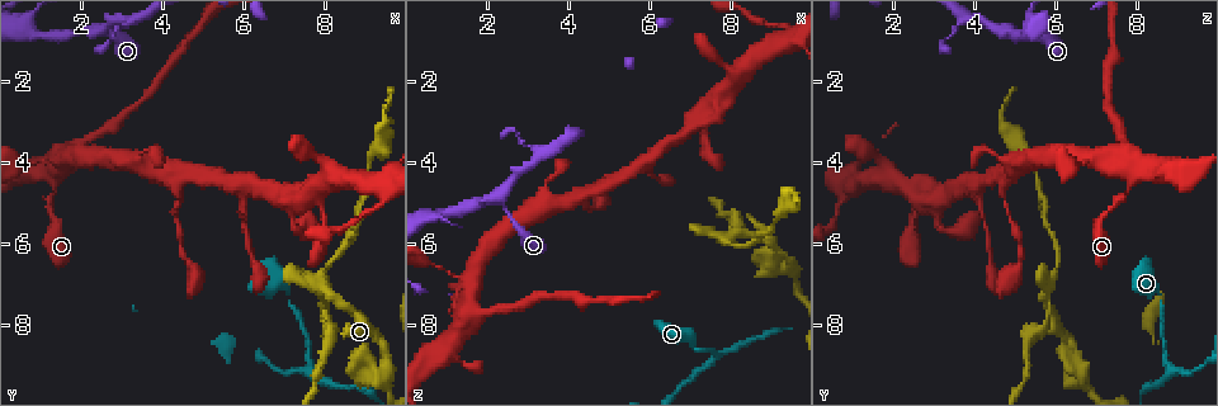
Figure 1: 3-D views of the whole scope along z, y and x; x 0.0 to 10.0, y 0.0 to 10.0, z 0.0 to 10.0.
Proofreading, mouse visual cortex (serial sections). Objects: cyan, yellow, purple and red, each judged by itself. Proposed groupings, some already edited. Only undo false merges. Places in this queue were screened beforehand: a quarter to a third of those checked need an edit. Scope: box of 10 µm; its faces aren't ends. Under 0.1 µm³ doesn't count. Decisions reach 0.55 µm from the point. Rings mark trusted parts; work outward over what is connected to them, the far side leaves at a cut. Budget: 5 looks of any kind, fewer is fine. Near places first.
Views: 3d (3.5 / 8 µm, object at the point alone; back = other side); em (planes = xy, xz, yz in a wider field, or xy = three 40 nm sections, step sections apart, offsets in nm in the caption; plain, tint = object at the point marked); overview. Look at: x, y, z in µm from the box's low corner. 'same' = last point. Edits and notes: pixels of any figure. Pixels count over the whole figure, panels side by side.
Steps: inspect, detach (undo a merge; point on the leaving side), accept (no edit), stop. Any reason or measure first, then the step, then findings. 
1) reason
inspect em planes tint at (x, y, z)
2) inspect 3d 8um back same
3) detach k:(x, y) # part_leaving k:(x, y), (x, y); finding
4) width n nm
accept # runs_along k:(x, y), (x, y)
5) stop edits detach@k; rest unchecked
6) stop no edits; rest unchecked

three arms meet
inspect 3d 3.5um at (8.10, 7.50, 5.90)

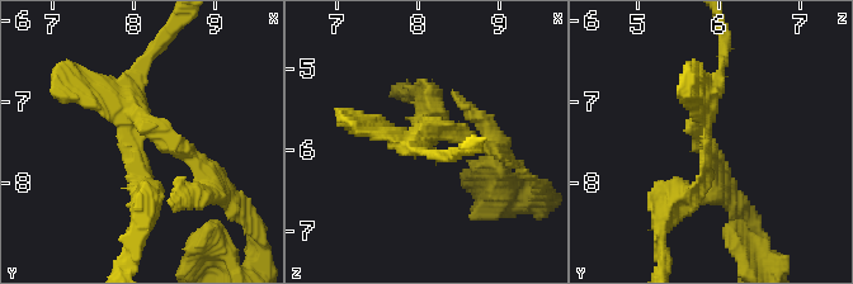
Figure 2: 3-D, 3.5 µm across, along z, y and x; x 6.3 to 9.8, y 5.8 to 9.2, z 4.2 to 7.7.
arms 3; arm_widths 150, 200, 300 nm; now the EM
inspect em planes tint at (8.10, 7.55, 5.85)

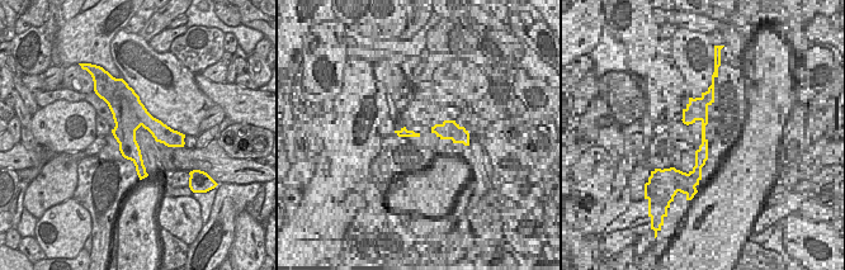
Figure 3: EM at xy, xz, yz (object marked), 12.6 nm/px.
detach 2:(136, 178) # a second cell is stuck on

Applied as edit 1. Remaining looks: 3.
redraw
inspect overview

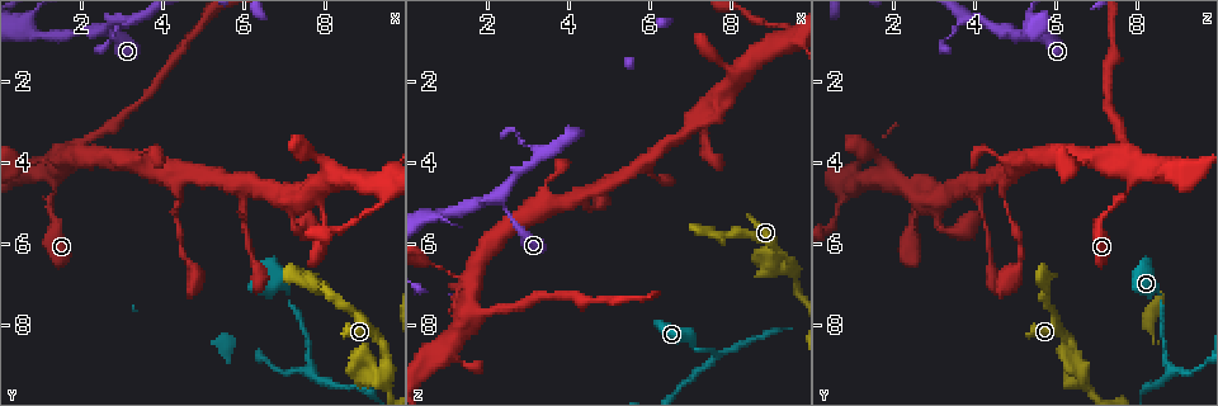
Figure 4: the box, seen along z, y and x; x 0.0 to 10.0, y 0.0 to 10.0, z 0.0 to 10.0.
branch point
inspect 3d 3.5um back at (7.60, 9.05, 8.80)

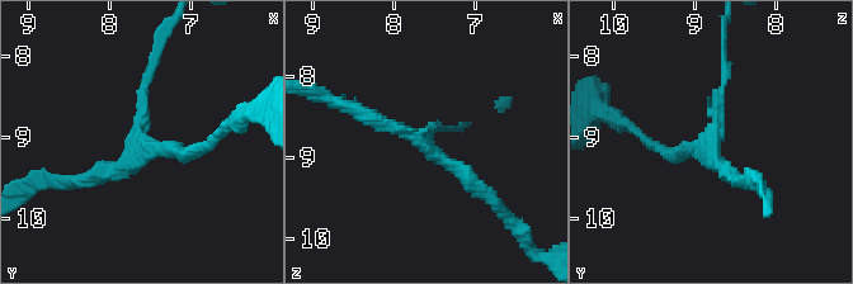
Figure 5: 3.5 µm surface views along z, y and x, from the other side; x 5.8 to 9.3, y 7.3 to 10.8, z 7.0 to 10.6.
arms 3; arm_widths 100, 200, 200 nm
inspect em planes tint at (7.65, 9.00, 8.80)

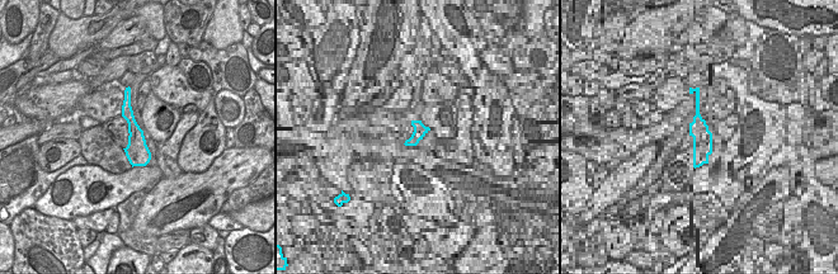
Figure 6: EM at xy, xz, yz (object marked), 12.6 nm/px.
accept # runs_along 5:(156, 60), (133, 157), (79, 180); all the same cell

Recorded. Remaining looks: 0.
stop edits detach@2; rest unchecked

